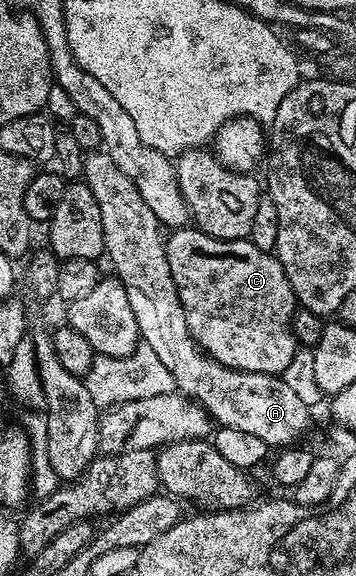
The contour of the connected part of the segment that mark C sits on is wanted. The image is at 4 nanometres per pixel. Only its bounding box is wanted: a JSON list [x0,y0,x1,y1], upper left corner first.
[166,226,297,376]

